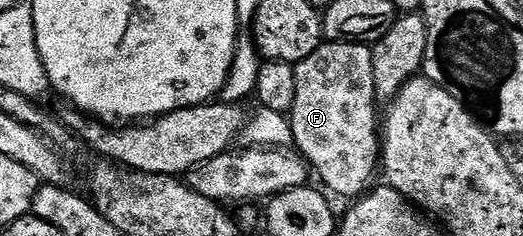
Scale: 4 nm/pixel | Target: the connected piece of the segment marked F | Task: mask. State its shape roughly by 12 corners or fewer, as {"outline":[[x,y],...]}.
{"outline":[[320,44],[295,65],[291,138],[328,193],[381,164],[373,58]]}

